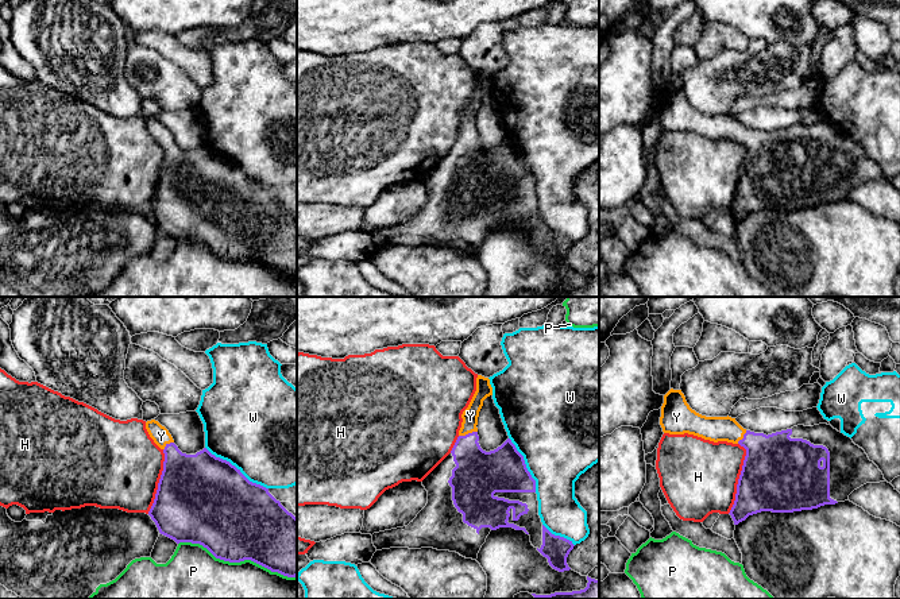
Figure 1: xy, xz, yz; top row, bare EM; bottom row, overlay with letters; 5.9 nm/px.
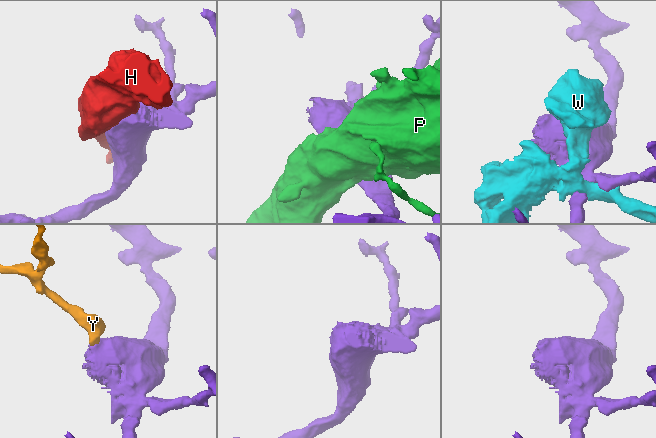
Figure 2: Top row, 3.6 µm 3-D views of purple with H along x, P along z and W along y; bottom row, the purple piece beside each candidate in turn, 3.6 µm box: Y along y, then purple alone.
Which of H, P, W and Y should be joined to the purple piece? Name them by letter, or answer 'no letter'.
Y

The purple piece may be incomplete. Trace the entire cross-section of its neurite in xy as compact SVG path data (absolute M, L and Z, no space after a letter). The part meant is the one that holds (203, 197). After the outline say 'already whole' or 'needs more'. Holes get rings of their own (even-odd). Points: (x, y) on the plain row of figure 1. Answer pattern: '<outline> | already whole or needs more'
M155 117L147 119L146 127L165 151L163 169L148 209L161 232L177 241L200 241L224 259L251 258L271 270L297 274L297 216L269 186L250 179L240 167L206 146L196 152L182 151L169 128Z | needs more

